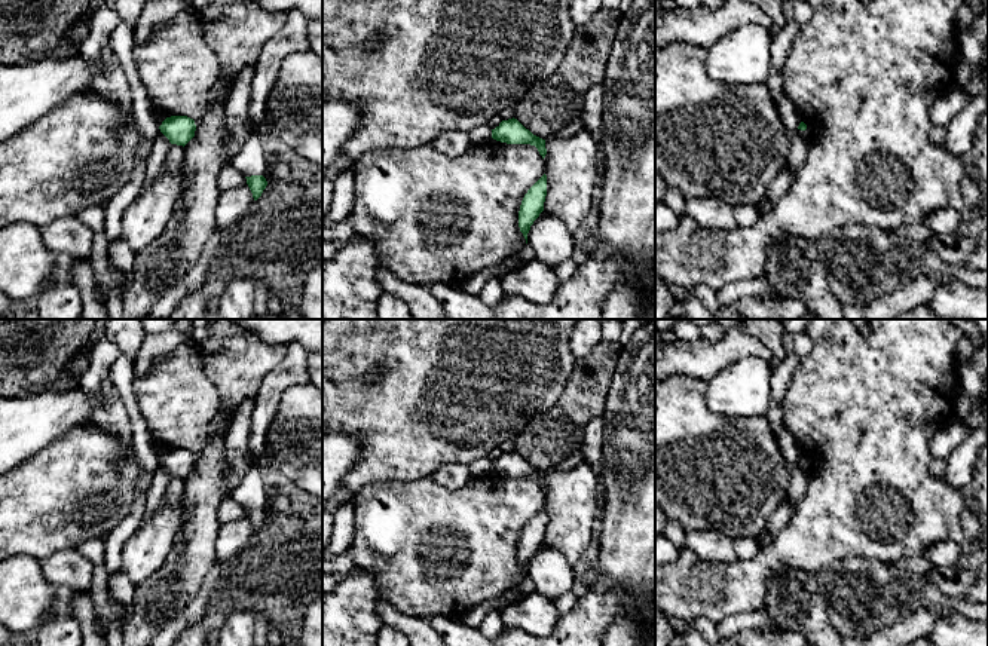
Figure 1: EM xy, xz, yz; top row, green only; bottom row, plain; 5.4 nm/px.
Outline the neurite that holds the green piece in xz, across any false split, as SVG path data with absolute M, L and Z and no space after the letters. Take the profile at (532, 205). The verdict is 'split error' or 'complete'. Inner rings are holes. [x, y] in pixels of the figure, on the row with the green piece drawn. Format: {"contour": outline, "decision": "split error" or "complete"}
{"contour": "M544 174L524 195L519 211L519 227L527 244L527 233L533 221L544 211L547 196L547 175Z", "decision": "complete"}

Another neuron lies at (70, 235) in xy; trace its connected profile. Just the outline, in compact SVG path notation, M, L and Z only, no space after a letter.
M77 217L58 218L40 226L43 245L53 254L67 254L73 260L91 255L94 232Z

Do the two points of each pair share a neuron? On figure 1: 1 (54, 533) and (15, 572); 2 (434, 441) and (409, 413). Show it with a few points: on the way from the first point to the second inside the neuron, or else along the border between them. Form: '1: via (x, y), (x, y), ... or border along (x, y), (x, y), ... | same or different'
1: border along (15, 554), (28, 554), (39, 559) | different
2: via (427, 434), (413, 421) | same

